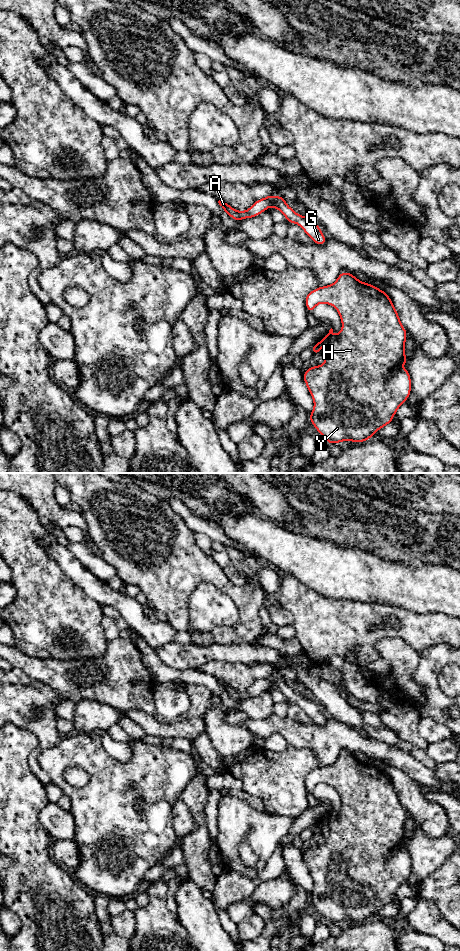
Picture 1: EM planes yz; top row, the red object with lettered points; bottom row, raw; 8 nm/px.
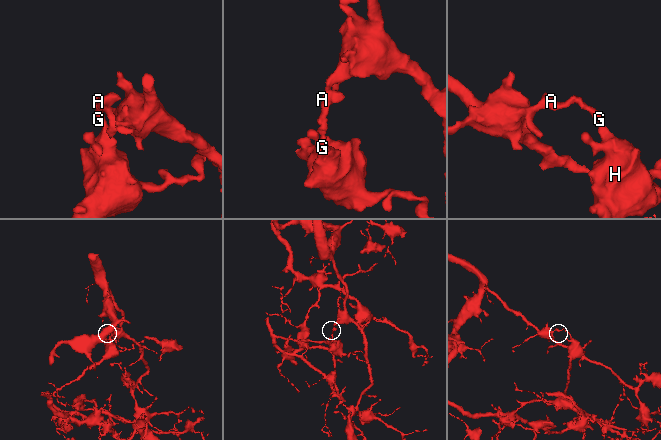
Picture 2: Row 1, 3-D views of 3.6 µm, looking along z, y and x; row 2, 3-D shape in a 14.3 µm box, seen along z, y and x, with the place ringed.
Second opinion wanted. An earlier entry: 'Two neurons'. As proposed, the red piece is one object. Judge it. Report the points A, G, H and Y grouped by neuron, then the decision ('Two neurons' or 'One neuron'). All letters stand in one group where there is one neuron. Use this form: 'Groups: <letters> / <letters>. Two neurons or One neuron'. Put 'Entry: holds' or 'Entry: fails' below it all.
Groups: A / G H Y. Two neurons
Entry: holds

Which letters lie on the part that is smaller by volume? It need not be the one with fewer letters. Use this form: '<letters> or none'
G, H, Y

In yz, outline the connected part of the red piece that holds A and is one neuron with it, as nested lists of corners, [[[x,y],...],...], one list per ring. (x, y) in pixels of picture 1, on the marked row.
[[[269,195],[262,199],[257,200],[253,205],[248,208],[246,211],[238,211],[232,208],[228,203],[224,202],[222,199],[218,201],[221,208],[233,219],[241,221],[246,218],[253,218],[260,215],[262,212],[267,210],[270,207]]]

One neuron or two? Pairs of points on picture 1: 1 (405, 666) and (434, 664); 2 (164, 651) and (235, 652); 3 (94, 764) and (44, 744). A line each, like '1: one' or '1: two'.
1: two
2: one
3: two

